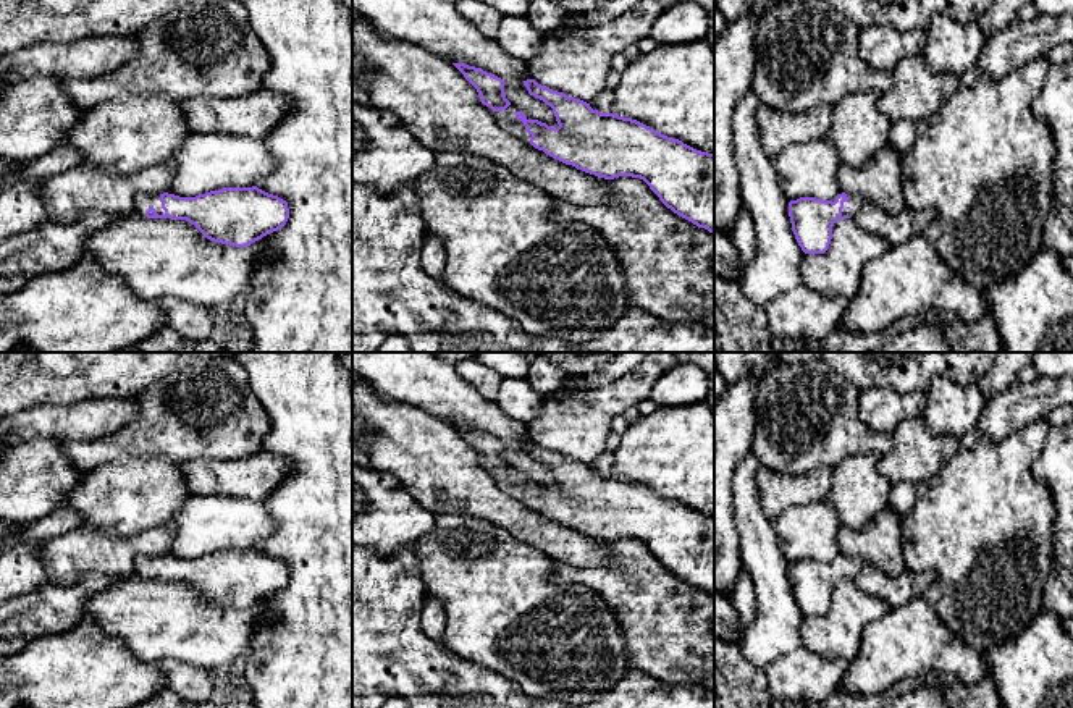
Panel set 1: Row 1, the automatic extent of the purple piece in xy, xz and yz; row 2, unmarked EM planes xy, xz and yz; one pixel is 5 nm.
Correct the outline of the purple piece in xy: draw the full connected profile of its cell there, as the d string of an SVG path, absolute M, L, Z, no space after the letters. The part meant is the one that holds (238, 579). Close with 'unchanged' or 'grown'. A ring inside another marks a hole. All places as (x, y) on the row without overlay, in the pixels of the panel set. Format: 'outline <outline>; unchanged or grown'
outline M257 548L223 550L196 559L141 554L133 574L147 580L186 582L204 600L236 609L278 593L289 580L288 564Z; grown

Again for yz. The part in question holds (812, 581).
outline M839 554L832 563L800 559L789 564L792 593L805 616L824 616L839 580L853 580L866 566L858 554Z; grown

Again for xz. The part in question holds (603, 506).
outline M465 425L452 427L477 451L480 464L493 472L499 488L514 498L585 535L604 542L619 538L640 540L667 571L714 596L714 516L696 512L637 482L593 472L590 466L541 448L535 441L524 443L530 457L553 470L559 488L551 490L512 467L504 457L504 443L501 440Z; grown

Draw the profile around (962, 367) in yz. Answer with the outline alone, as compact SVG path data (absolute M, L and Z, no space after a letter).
M823 352L821 359L860 391L887 386L898 393L928 390L934 375L976 383L997 352Z

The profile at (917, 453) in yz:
M923 415L903 420L892 433L892 449L881 456L877 470L892 483L921 480L936 474L958 453L960 438L934 435Z

